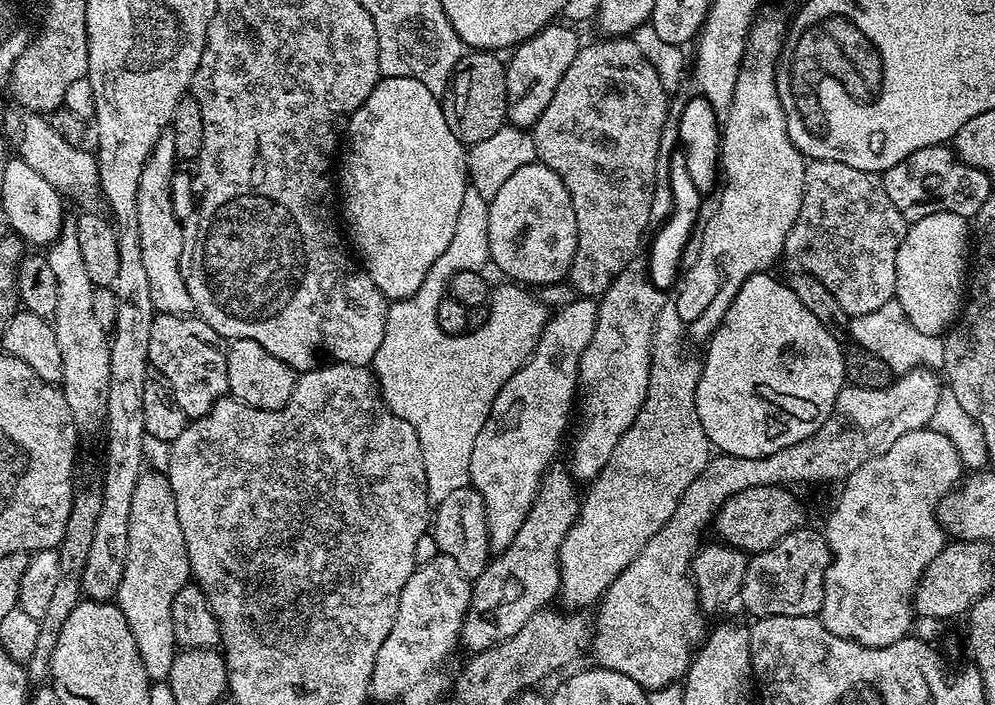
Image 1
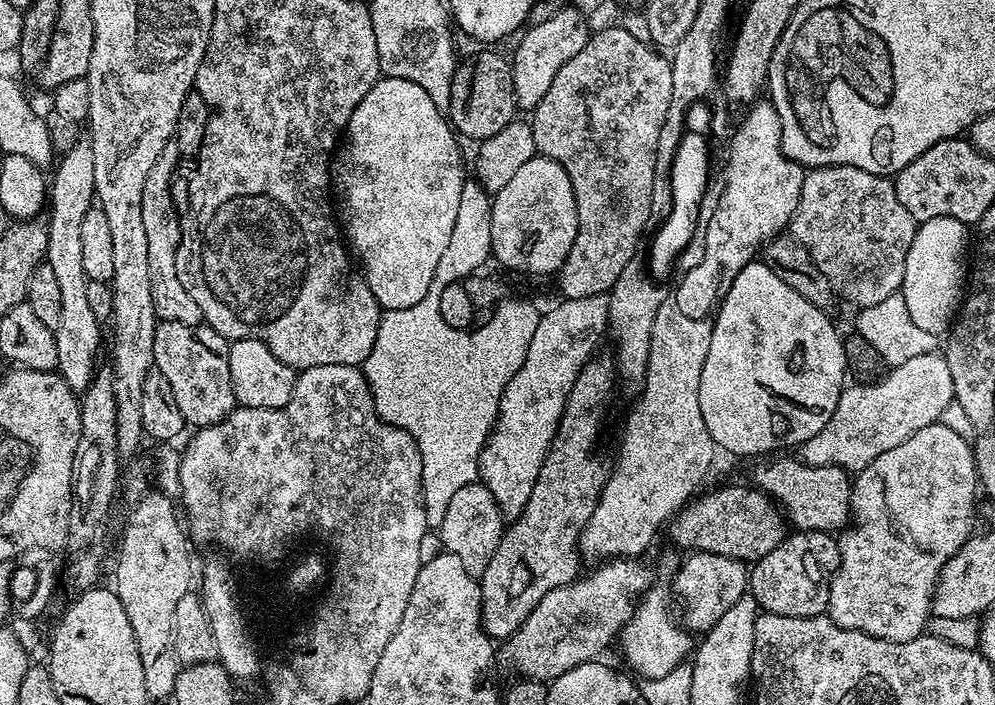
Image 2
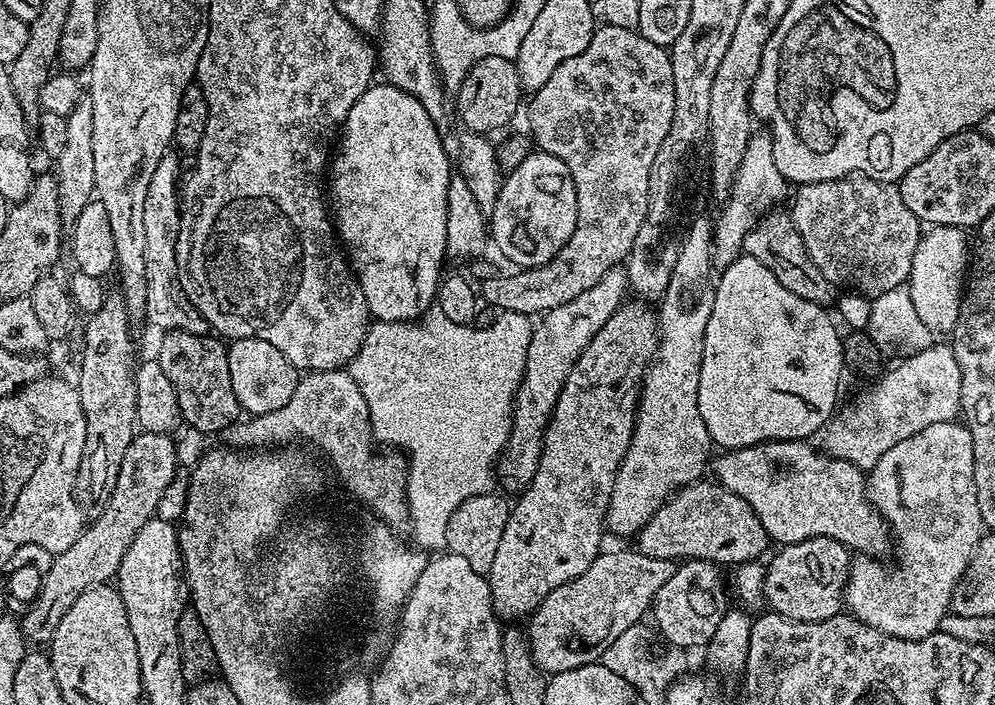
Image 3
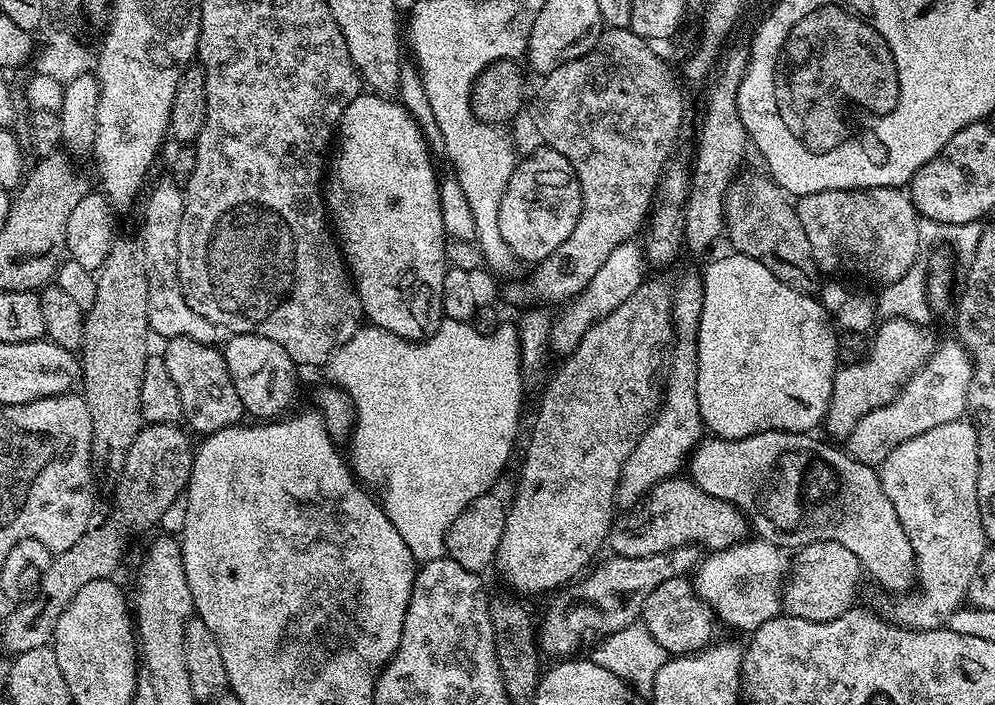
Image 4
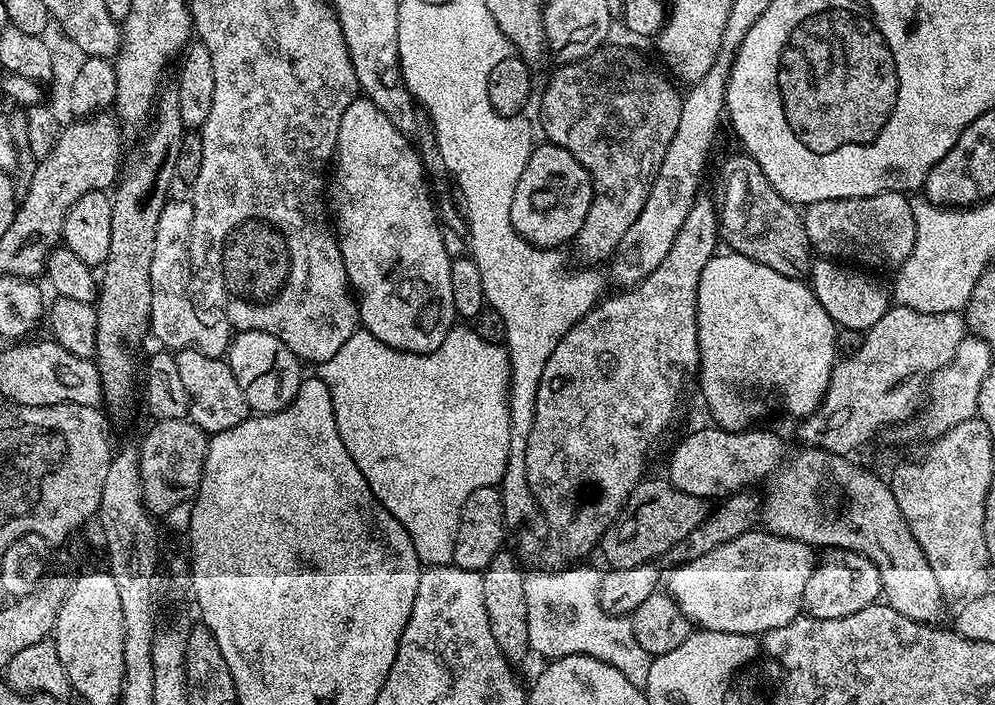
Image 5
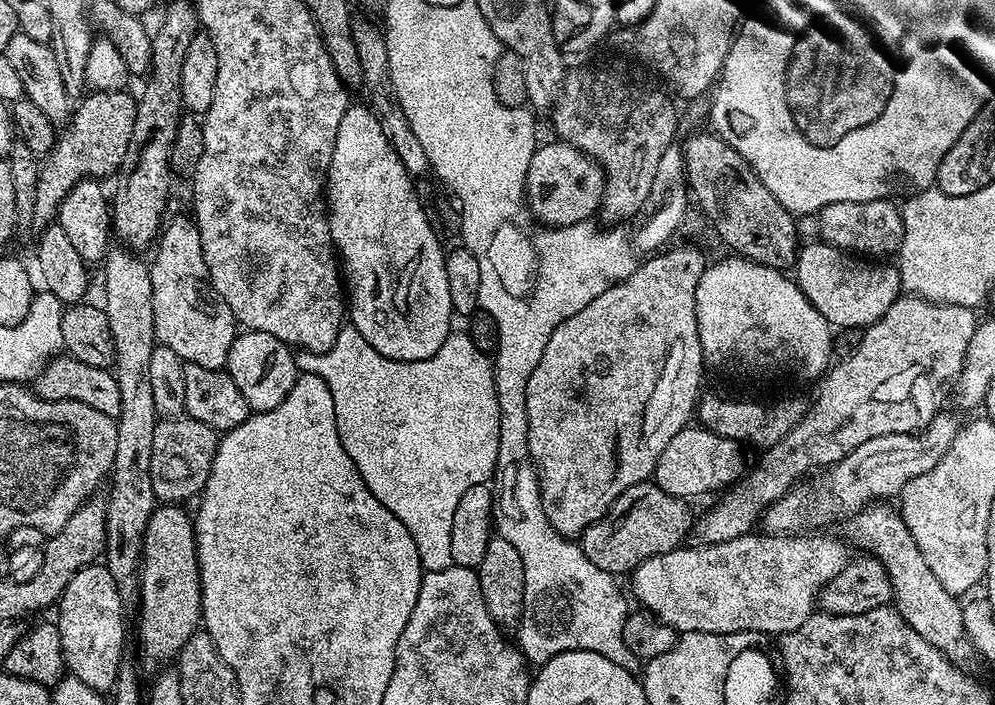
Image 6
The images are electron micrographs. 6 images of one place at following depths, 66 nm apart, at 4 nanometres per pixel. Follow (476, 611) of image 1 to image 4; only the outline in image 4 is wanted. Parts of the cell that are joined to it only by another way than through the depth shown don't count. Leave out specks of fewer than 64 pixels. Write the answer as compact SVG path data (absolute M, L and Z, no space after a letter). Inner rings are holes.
M652 278L645 279L644 283L638 286L638 290L634 290L634 294L630 294L630 298L626 298L626 302L622 302L622 306L618 306L618 310L606 314L597 324L590 326L590 330L586 330L580 345L561 359L564 361L557 366L556 373L549 378L548 385L545 386L544 393L540 396L540 409L537 410L536 421L532 424L532 441L529 442L528 449L524 452L524 473L521 474L520 481L516 484L516 497L512 500L513 508L511 504L511 507L507 509L506 526L502 530L502 542L498 546L496 555L495 567L500 568L505 582L513 588L509 588L513 593L519 594L521 597L536 596L539 592L553 591L552 593L555 593L560 590L555 590L555 588L562 587L567 580L575 581L601 555L601 553L599 554L600 547L602 549L605 547L608 533L612 530L614 517L618 512L616 491L620 485L620 475L624 470L624 463L630 458L634 446L638 446L642 434L648 429L650 418L656 415L660 407L662 369L666 364L666 353L671 349L674 339L672 331L673 291L671 283L667 284L664 280L652 280Z

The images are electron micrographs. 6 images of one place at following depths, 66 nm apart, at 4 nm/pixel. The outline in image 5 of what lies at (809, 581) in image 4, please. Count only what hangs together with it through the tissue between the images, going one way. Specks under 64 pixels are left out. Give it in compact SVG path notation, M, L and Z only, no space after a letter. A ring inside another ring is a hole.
M832 550L828 556L817 563L810 574L810 582L806 582L803 611L809 616L818 618L846 618L850 614L858 614L858 610L866 610L866 606L877 603L882 596L882 578L878 574L878 566L857 552Z

